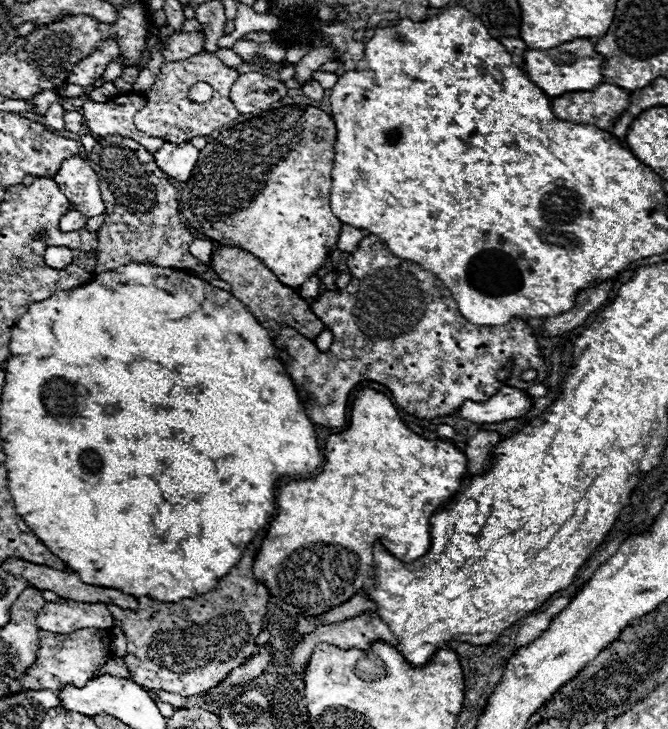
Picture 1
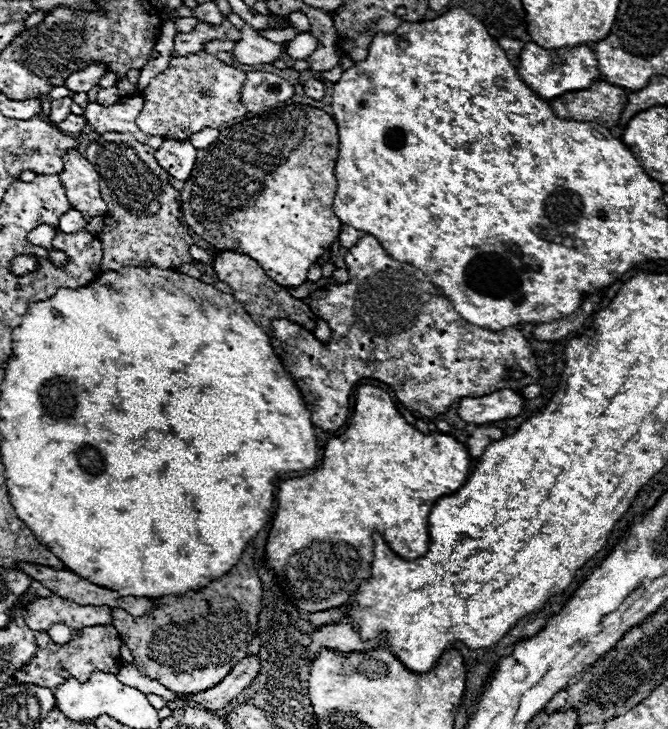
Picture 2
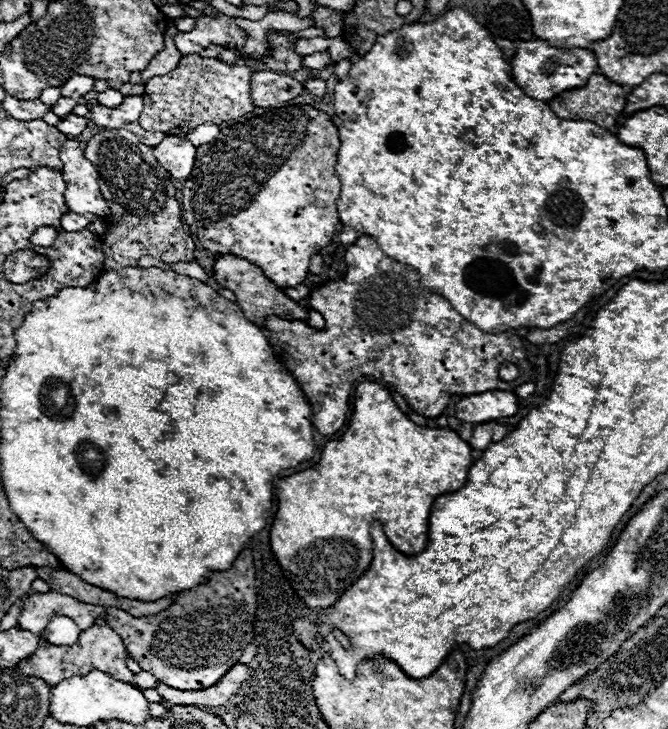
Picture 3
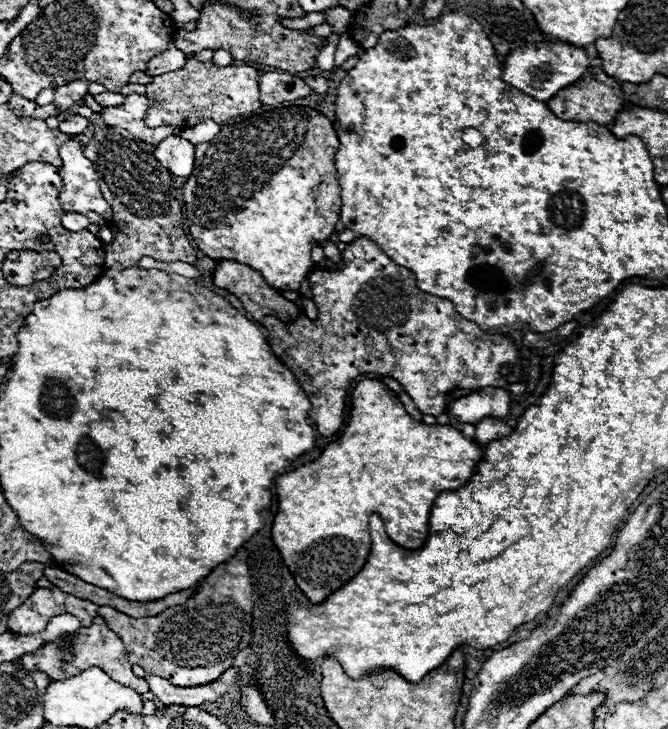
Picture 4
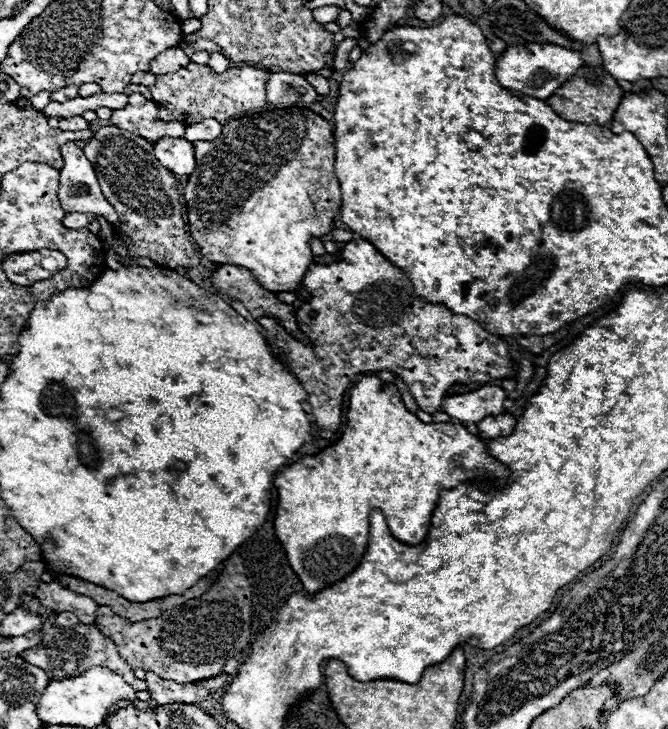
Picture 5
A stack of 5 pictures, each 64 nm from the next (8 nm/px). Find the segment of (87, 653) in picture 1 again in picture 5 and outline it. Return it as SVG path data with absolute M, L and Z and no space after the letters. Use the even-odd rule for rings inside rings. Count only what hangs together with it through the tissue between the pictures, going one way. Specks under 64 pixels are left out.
M52 618L44 622L42 630L42 642L40 642L40 648L32 648L24 654L20 654L24 658L24 662L32 664L32 666L38 666L42 670L46 670L46 674L50 678L74 678L74 676L80 676L82 672L86 672L88 668L92 666L102 666L102 668L108 668L110 672L116 672L118 676L122 676L126 680L128 686L132 686L136 692L140 690L146 690L146 682L136 678L134 672L132 672L132 666L118 654L118 648L116 644L112 644L100 630L96 624L76 624L72 626L70 630L64 630L64 628L54 628L52 626Z

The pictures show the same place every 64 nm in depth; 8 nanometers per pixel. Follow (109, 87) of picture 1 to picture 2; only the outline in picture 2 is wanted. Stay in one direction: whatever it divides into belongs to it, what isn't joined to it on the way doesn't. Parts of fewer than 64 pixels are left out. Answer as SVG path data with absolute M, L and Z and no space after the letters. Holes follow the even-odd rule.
M110 86L110 88L100 88L98 96L96 96L96 102L100 104L116 104L120 100L120 92L116 86Z

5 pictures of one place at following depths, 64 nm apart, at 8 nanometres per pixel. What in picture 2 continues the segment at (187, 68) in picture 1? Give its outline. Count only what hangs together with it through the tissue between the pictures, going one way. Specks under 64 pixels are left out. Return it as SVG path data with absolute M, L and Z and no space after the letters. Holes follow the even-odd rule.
M206 52L174 58L172 64L160 76L152 78L150 86L142 92L146 104L136 118L136 126L144 134L164 136L168 140L188 140L204 128L220 128L224 122L246 114L246 108L238 98L244 80L246 72L228 66ZM202 88L208 90L210 96L202 96Z

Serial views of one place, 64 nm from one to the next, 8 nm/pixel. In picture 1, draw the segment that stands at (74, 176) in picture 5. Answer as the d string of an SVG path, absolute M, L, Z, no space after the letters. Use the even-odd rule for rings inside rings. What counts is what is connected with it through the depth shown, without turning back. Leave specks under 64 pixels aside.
M70 156L62 162L60 170L54 176L60 192L70 202L72 210L78 210L86 218L104 214L104 202L98 188L96 172L80 156Z

